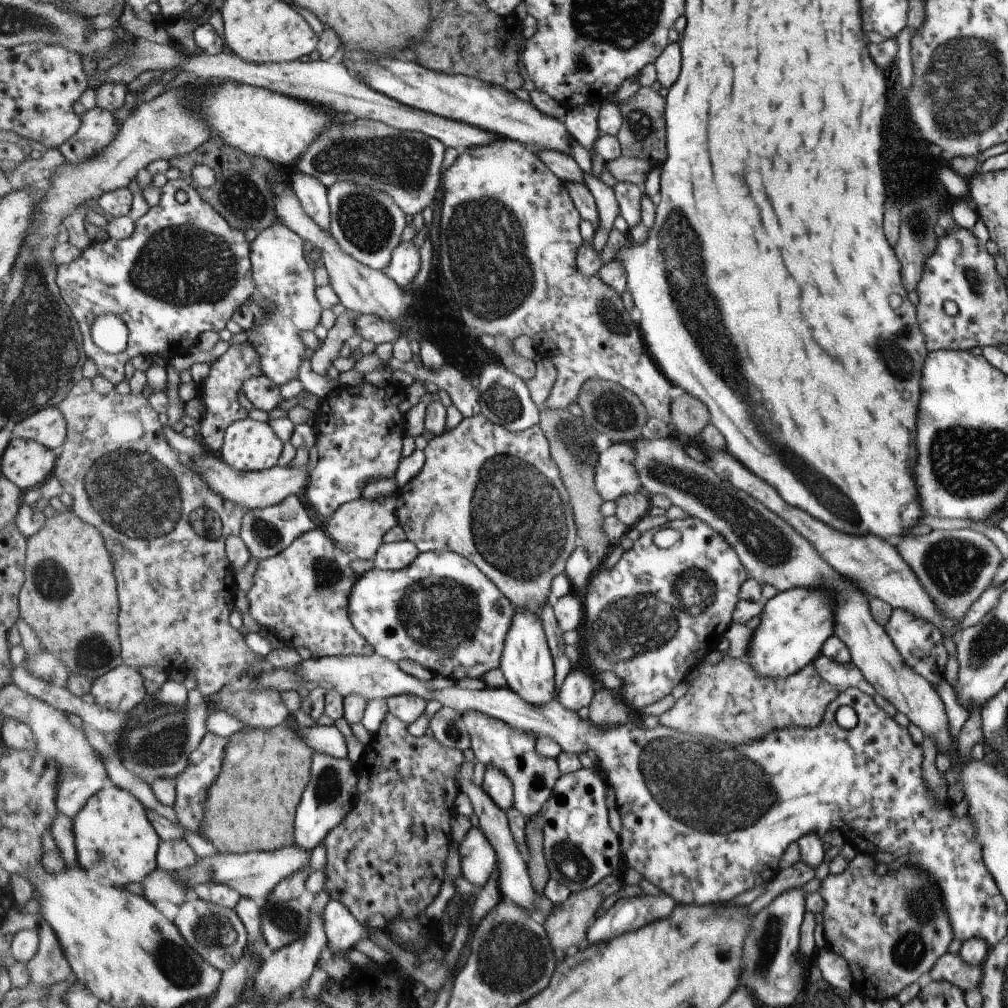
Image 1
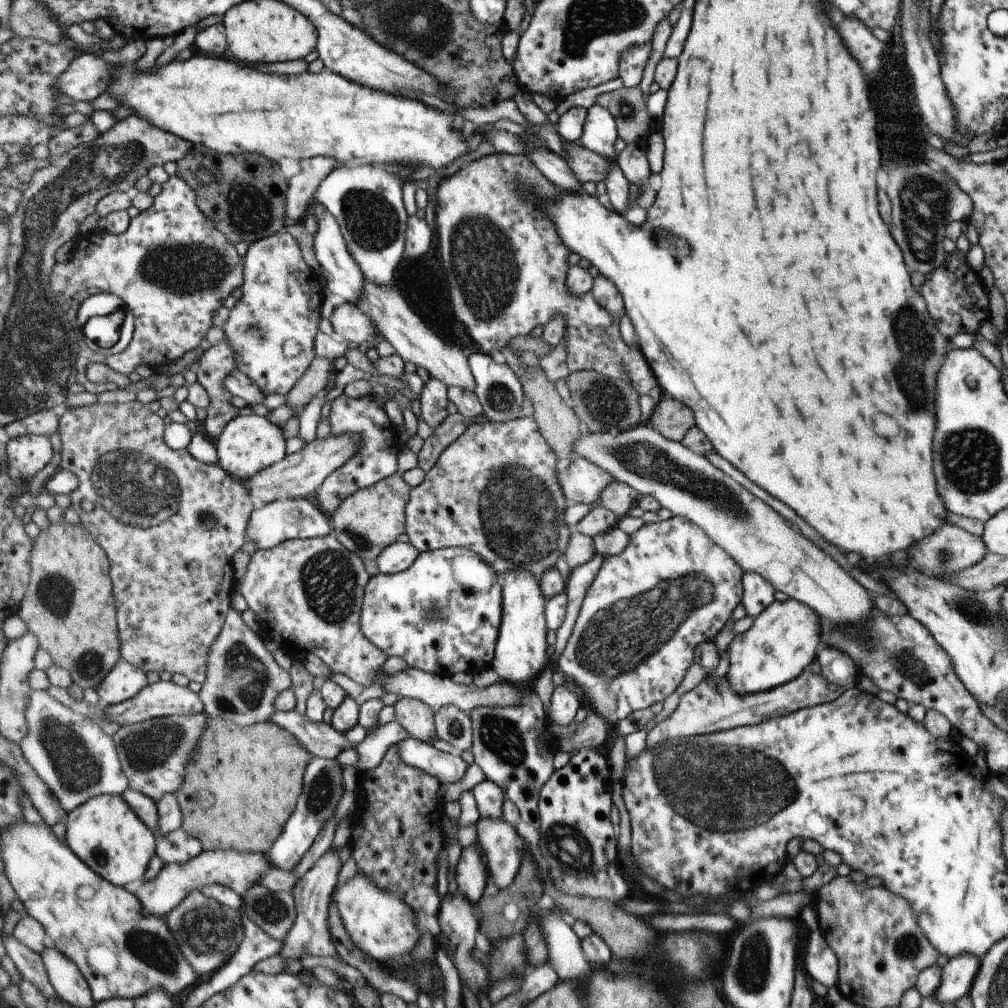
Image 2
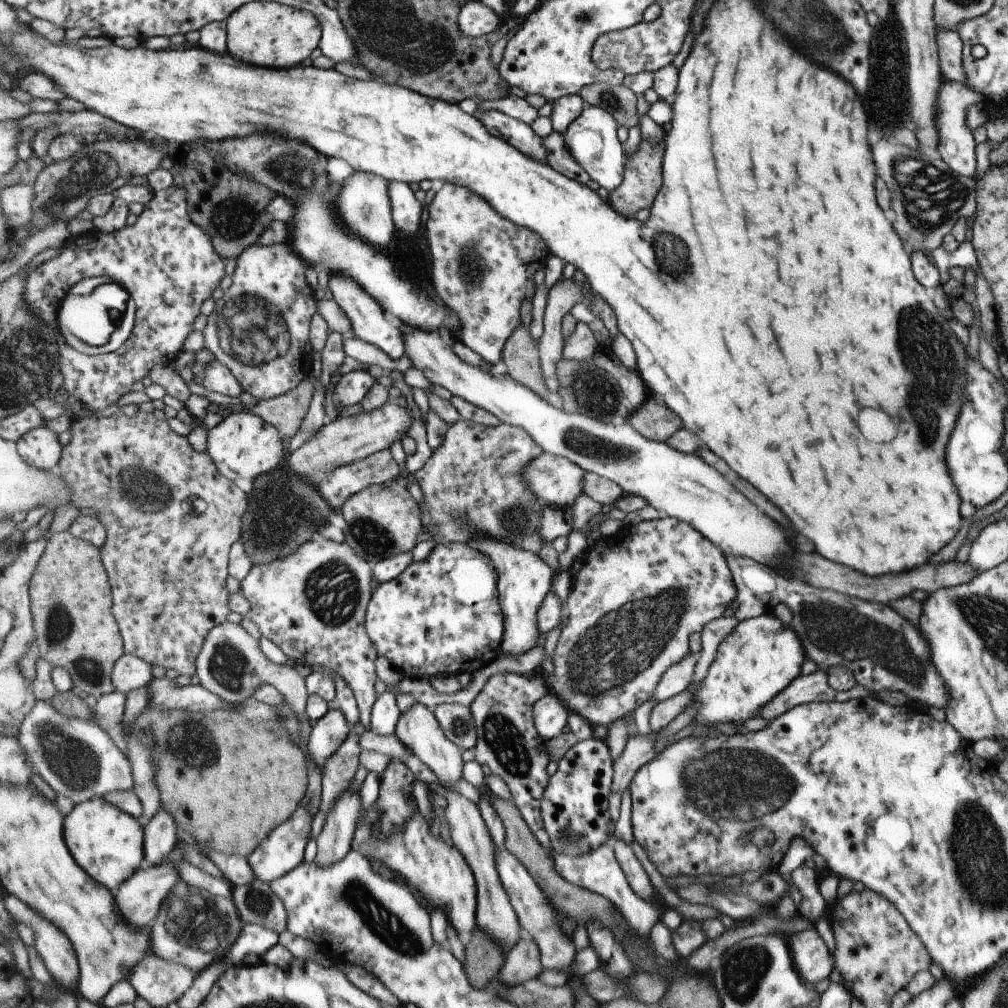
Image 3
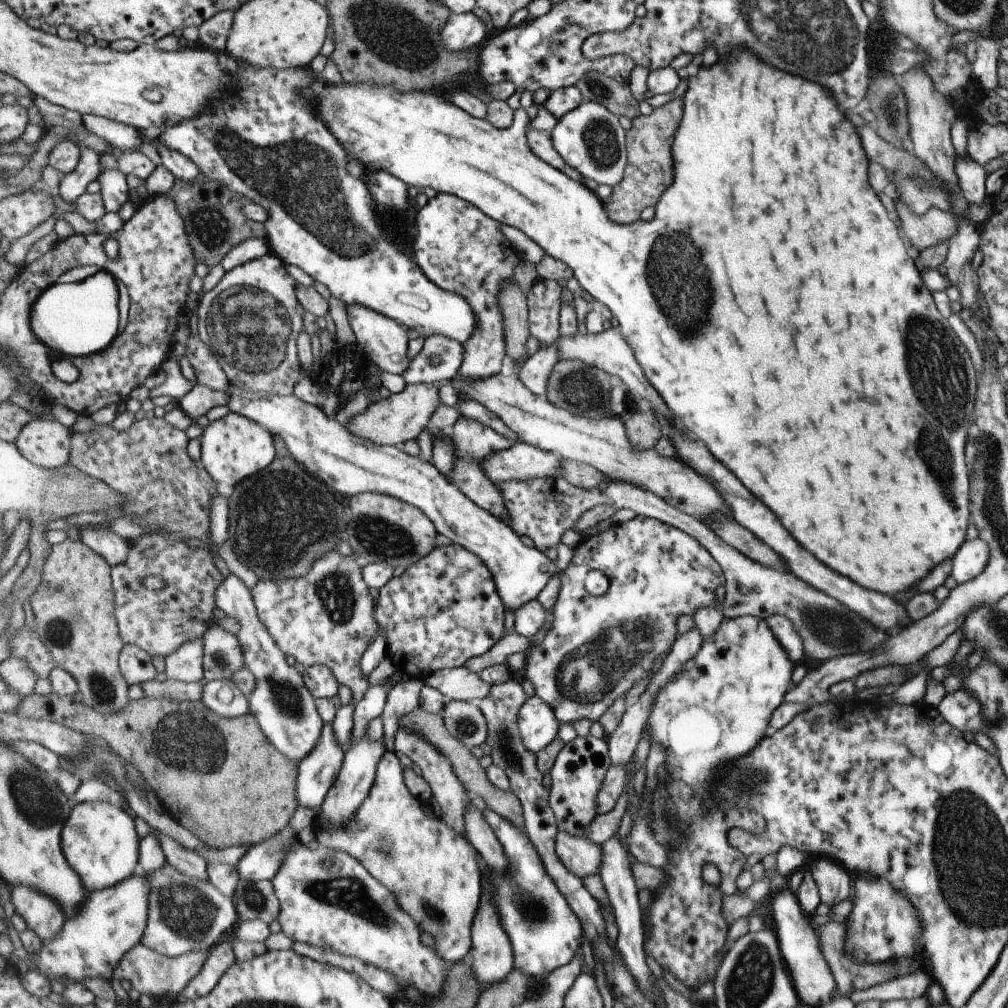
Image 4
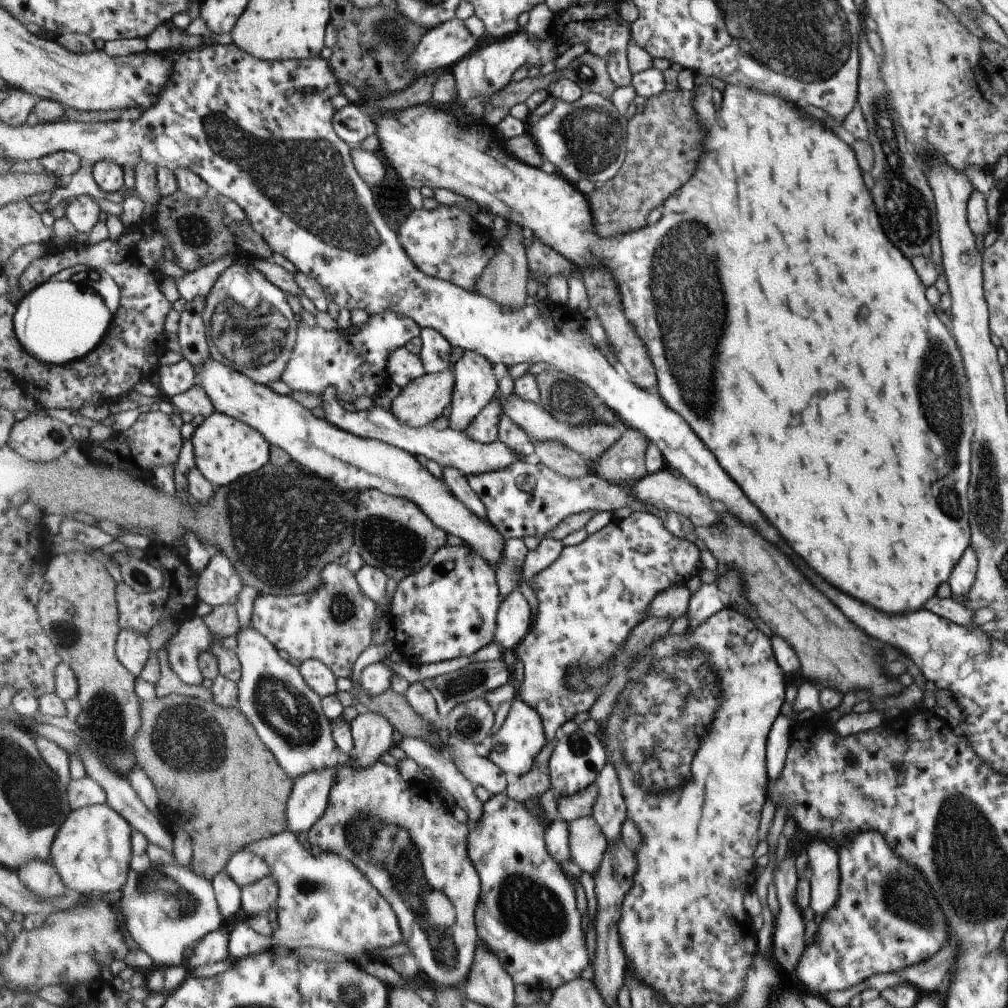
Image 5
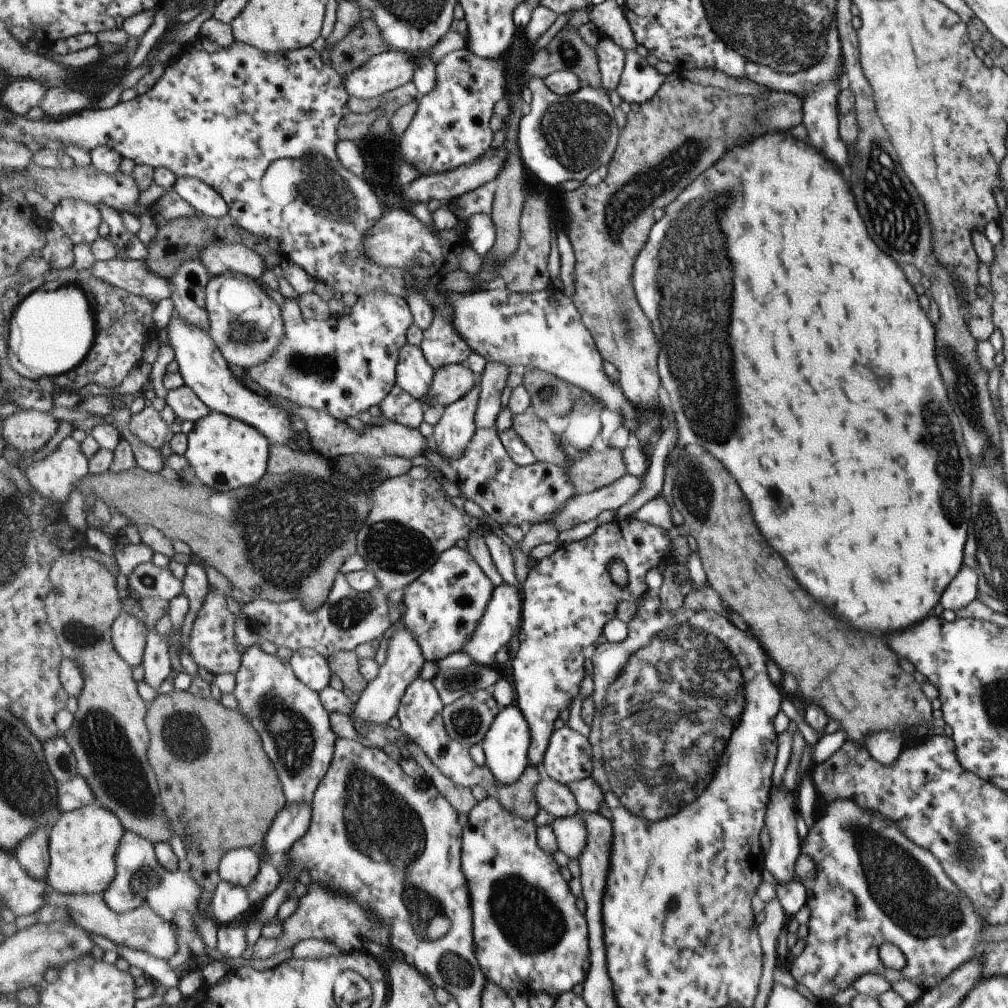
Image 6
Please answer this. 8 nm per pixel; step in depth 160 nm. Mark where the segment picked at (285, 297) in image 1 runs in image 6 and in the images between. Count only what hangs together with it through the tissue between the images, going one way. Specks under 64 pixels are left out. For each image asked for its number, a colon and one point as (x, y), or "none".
2: (272, 327)
3: (260, 328)
4: (251, 319)
5: (250, 326)
6: (246, 321)

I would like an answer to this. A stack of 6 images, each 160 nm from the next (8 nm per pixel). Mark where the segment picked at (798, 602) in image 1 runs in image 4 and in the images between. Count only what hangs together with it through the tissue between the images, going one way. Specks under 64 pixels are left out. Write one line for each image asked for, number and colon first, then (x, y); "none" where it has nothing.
2: (785, 636)
3: (759, 658)
4: (716, 710)

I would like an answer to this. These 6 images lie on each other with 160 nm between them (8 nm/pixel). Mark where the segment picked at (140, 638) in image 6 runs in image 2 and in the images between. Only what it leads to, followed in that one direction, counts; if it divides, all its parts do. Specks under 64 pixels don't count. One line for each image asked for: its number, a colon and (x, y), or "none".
2: (126, 680)
3: (130, 673)
4: (136, 664)
5: (134, 650)

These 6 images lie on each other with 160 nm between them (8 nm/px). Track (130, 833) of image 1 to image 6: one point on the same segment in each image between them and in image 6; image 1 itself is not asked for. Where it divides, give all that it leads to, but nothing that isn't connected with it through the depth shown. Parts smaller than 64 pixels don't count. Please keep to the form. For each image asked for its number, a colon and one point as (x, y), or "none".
2: (105, 832)
3: (110, 843)
4: (101, 841)
5: (92, 852)
6: (84, 843)

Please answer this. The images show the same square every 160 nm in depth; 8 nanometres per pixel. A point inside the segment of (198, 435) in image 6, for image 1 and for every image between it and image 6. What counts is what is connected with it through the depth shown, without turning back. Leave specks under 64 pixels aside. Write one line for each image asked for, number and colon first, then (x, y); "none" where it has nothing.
1: (249, 445)
2: (248, 444)
3: (244, 445)
4: (234, 447)
5: (227, 449)

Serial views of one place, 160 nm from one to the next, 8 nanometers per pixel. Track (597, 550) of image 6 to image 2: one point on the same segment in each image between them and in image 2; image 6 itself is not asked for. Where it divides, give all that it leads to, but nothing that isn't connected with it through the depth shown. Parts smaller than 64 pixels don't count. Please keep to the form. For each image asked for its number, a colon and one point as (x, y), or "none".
2: (673, 588)
3: (640, 596)
4: (599, 647)
5: (590, 600)

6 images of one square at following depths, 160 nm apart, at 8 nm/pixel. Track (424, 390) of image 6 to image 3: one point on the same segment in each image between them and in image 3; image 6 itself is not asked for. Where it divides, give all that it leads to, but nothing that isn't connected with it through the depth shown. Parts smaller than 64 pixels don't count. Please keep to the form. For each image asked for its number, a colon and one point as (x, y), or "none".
3: (368, 317)
4: (384, 339)
5: (404, 366)

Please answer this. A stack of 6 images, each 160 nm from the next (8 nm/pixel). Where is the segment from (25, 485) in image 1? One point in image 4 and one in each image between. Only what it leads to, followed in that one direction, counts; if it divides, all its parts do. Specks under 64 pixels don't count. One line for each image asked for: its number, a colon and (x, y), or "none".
2: (28, 454)
3: (41, 447)
4: (48, 443)

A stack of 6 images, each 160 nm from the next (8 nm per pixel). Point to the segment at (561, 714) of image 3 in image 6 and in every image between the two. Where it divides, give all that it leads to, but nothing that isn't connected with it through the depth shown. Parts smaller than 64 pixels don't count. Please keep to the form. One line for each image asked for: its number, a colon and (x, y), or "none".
4: (539, 724)
5: (514, 747)
6: (506, 748)

